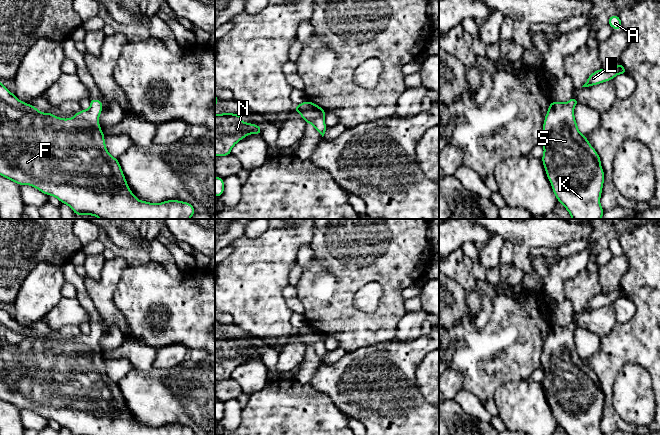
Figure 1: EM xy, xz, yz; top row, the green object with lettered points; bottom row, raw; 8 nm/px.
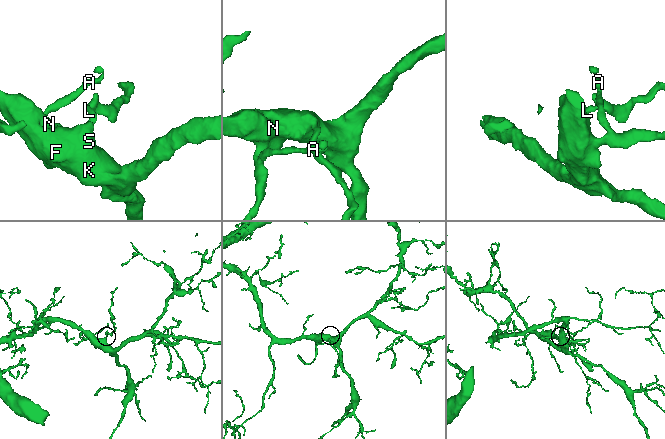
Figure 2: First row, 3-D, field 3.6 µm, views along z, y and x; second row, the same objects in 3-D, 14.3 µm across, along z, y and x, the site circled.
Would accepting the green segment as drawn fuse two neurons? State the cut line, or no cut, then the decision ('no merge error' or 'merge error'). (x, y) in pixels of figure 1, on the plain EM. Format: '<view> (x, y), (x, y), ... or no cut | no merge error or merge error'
no cut | no merge error

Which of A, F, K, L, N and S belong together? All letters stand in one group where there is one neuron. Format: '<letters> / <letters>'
A F K L N S

